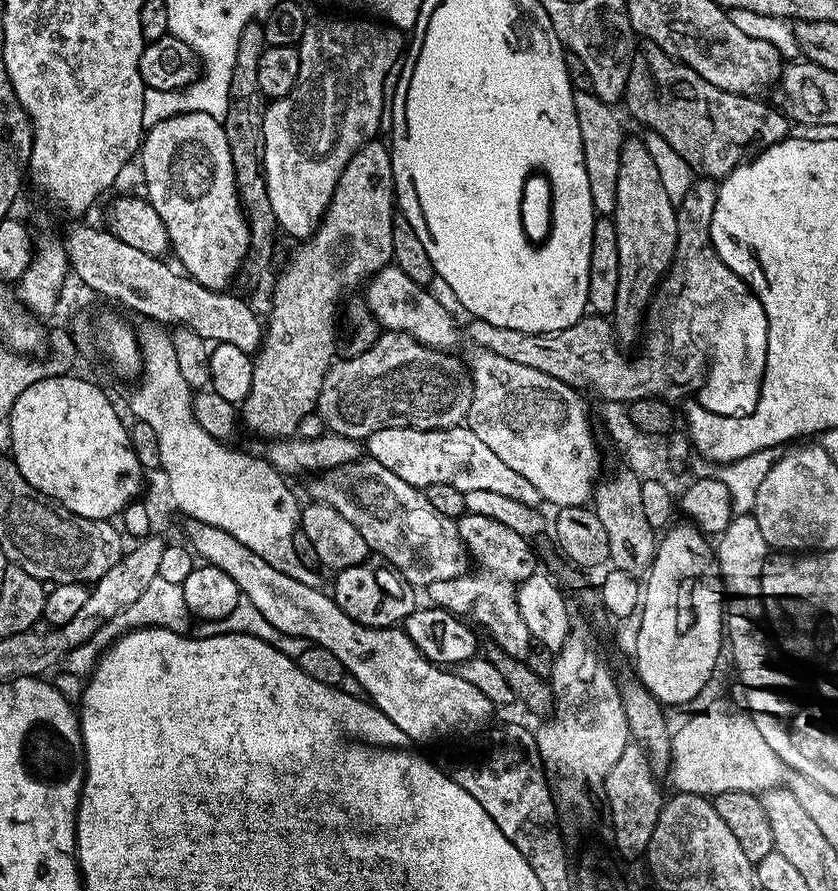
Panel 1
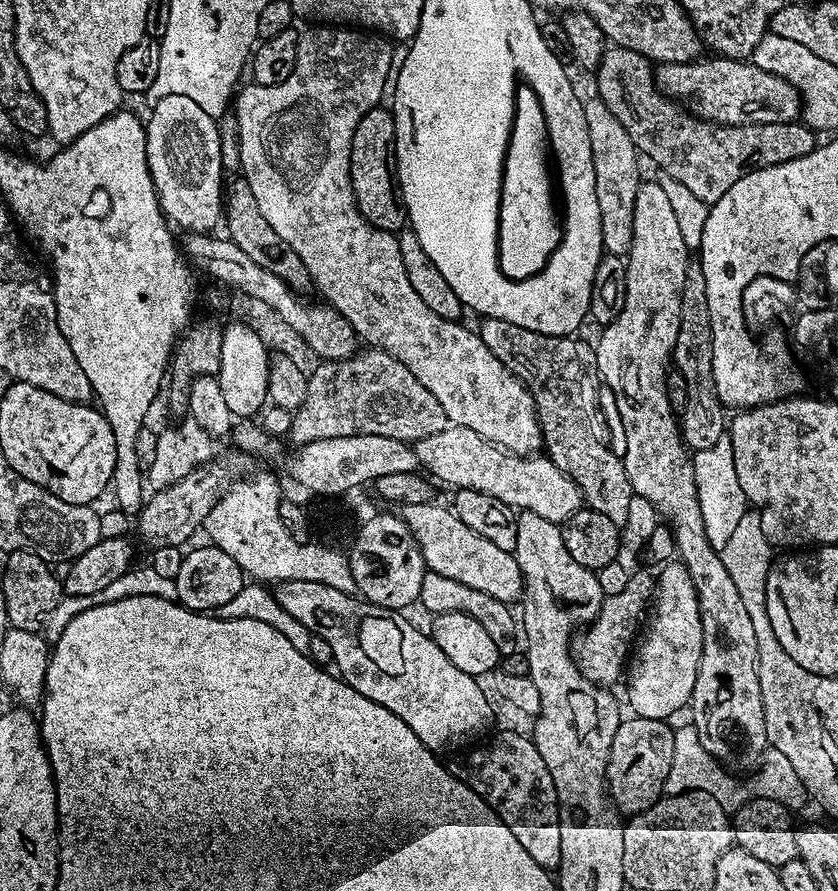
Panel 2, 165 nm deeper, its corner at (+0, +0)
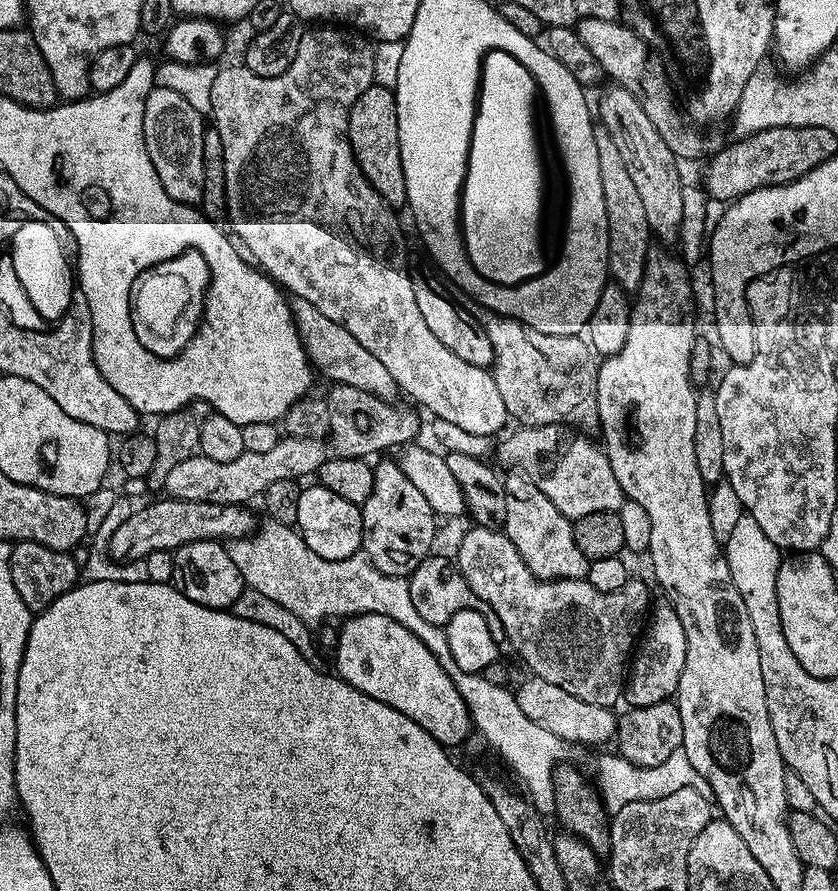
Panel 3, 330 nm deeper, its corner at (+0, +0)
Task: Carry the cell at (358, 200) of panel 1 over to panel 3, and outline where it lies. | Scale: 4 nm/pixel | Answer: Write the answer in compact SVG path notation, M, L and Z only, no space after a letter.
M373 82L369 88L362 90L362 94L358 94L358 102L354 102L348 115L348 141L366 182L370 182L374 190L378 190L378 194L387 202L389 208L403 209L408 203L408 195L398 142L398 114L393 89Z

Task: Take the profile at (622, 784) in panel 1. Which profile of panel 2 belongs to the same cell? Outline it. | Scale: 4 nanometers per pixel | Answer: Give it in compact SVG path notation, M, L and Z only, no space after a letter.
M633 715L631 719L621 719L614 734L606 777L607 795L611 803L624 814L645 812L665 795L664 783L670 774L676 741L673 725L668 720L642 718L637 715Z

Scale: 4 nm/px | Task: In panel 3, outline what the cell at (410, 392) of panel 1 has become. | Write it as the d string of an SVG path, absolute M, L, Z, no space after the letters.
M332 384L329 389L326 399L330 410L330 439L327 442L320 438L284 436L267 454L245 451L234 458L234 462L214 462L214 458L197 454L186 458L186 462L178 462L178 466L166 474L163 491L174 500L247 505L252 502L248 500L255 496L257 499L273 482L299 481L300 476L319 473L322 462L330 457L372 458L375 452L384 452L387 448L396 450L417 439L421 413L415 407L395 408L395 403L378 400L366 390L345 384Z

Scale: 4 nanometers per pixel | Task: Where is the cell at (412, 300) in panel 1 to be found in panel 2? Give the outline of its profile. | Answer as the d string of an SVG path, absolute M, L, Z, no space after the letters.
M308 26L308 29L303 29L300 32L294 74L290 74L290 78L286 78L286 82L278 82L278 86L262 86L255 82L248 82L248 85L245 83L235 97L234 115L236 129L240 132L240 172L246 182L250 184L251 193L254 194L255 201L258 202L259 209L270 224L271 229L300 257L303 266L309 272L309 278L312 280L311 287L315 291L320 291L324 295L321 297L331 304L337 312L340 312L342 318L346 318L346 322L350 322L357 337L363 343L365 340L365 345L380 348L382 351L390 353L394 358L398 358L398 362L402 362L402 366L406 366L406 370L410 370L410 374L414 374L414 378L418 378L418 382L422 382L422 386L426 386L426 390L430 390L430 394L434 394L434 398L438 398L438 406L442 406L442 410L455 427L474 430L474 434L478 434L483 440L498 445L506 452L513 452L515 456L530 456L539 453L542 448L540 423L536 417L536 407L528 388L513 372L506 370L506 366L502 366L502 362L498 362L498 358L494 358L490 346L486 346L486 342L482 342L479 331L472 329L471 332L470 329L463 328L463 323L460 320L447 320L434 314L434 310L430 310L430 306L426 306L426 302L422 302L422 298L418 298L414 286L410 286L410 278L406 278L406 266L402 266L402 250L399 239L393 233L376 228L360 213L356 205L356 191L352 188L352 179L350 178L352 139L358 122L362 122L365 114L384 100L386 78L393 75L394 72L391 46L393 47L383 35L373 34L368 30L357 30L352 26Z

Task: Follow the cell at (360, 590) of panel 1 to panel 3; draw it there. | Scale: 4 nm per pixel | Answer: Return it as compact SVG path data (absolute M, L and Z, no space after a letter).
M395 459L384 460L374 468L374 486L370 498L361 507L362 534L364 535L363 555L384 576L409 577L422 561L427 560L433 551L432 539L436 536L436 523L438 517L433 512L430 502L426 502L426 494L402 474L399 463Z

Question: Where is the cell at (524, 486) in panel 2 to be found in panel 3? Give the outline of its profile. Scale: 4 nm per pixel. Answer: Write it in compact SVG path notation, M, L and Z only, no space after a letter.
M558 424L545 428L520 426L515 430L517 432L513 436L505 435L505 440L495 445L494 456L508 470L519 470L524 474L529 472L532 476L539 474L540 463L544 460L544 481L539 481L539 490L550 498L568 520L575 522L584 515L599 511L619 513L626 497L622 486L618 486L618 478L614 478L607 451L597 441L596 445L587 435Z

